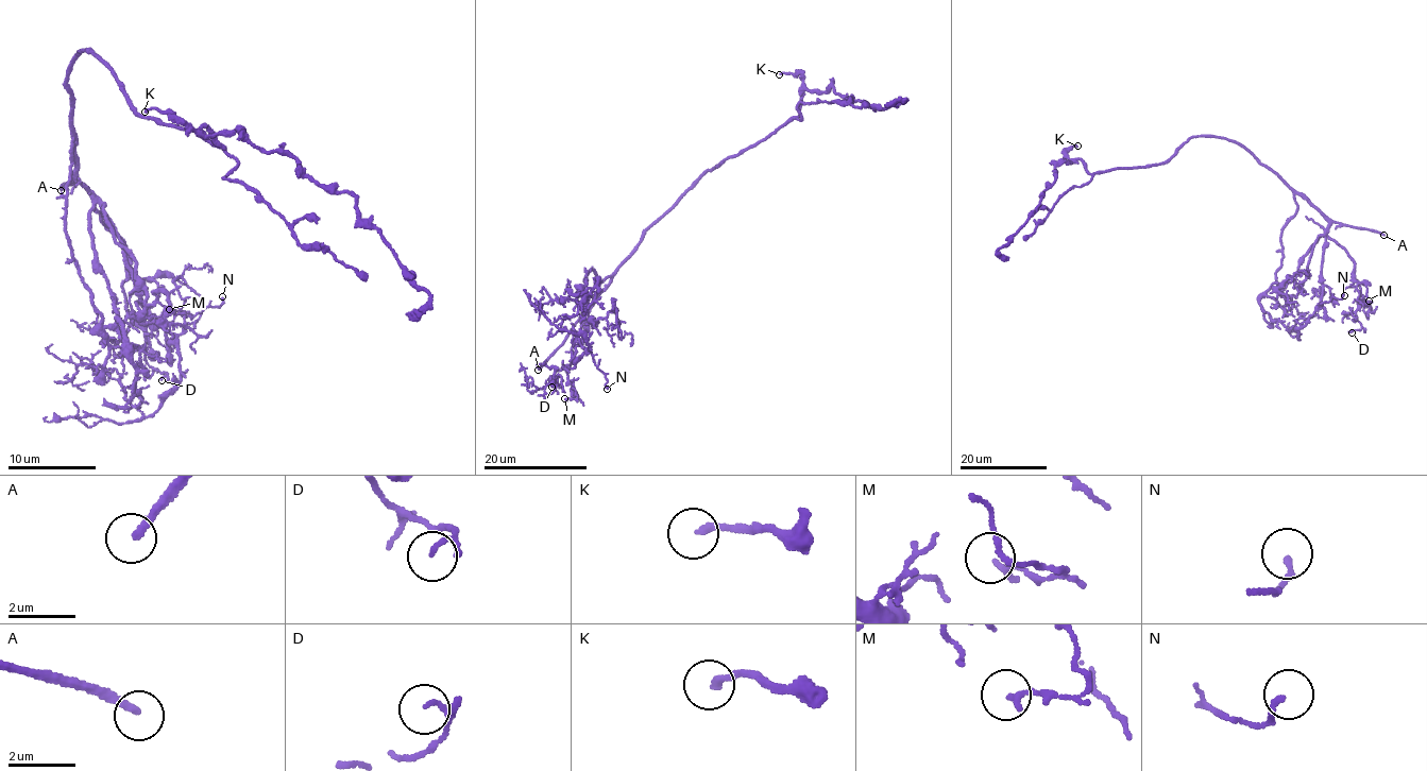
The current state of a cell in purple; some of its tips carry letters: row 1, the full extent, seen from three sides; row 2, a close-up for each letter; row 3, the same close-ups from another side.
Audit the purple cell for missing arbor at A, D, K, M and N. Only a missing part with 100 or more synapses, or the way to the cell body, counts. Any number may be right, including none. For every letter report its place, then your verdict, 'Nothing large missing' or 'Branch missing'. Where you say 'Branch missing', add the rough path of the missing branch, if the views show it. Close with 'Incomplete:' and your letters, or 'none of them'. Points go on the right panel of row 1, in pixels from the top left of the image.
A: Place: (1383, 235). Branch missing
D: Place: (1352, 332). Nothing large missing
K: Place: (1077, 146). Nothing large missing
M: Place: (1369, 301). Nothing large missing
N: Place: (1344, 295). Nothing large missing
Incomplete: A

